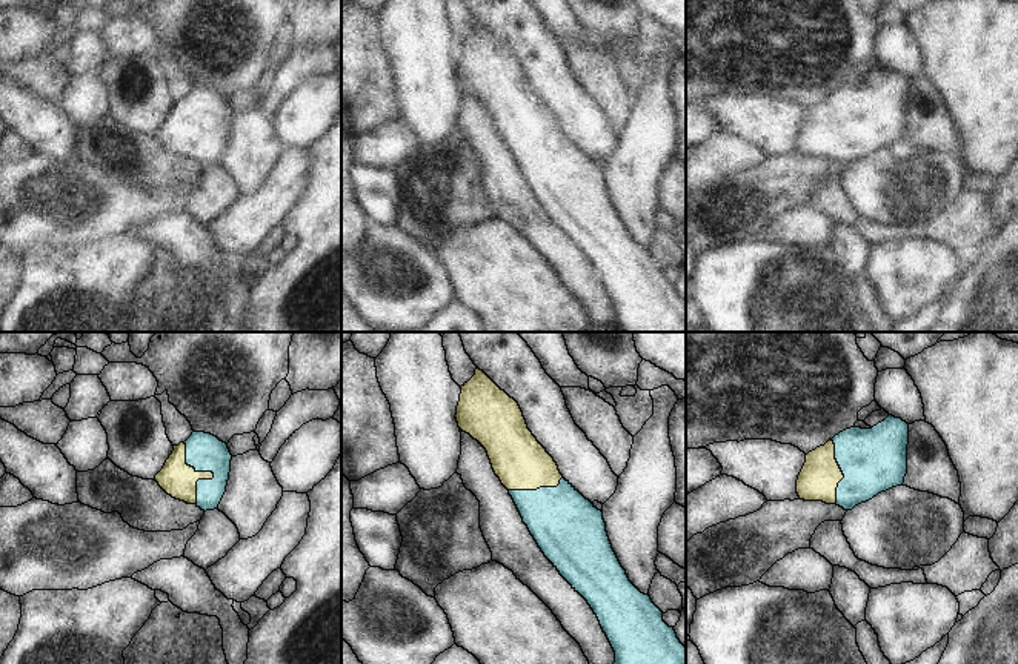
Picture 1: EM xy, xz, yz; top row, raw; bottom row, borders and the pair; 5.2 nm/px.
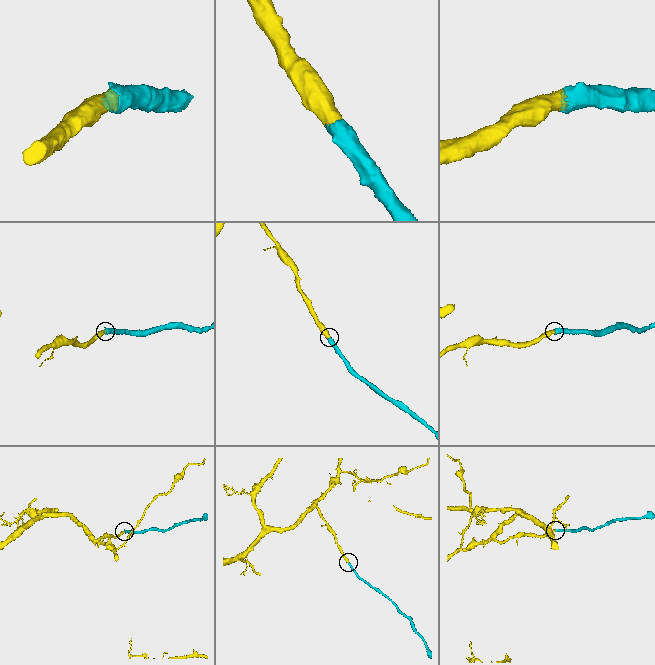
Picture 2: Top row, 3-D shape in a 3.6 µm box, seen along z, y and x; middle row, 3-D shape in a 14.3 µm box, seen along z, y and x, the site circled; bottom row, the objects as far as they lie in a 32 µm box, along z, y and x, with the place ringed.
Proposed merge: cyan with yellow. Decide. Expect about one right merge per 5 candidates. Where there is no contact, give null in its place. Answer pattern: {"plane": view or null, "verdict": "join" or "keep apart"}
{"plane": "xy", "verdict": "join"}

